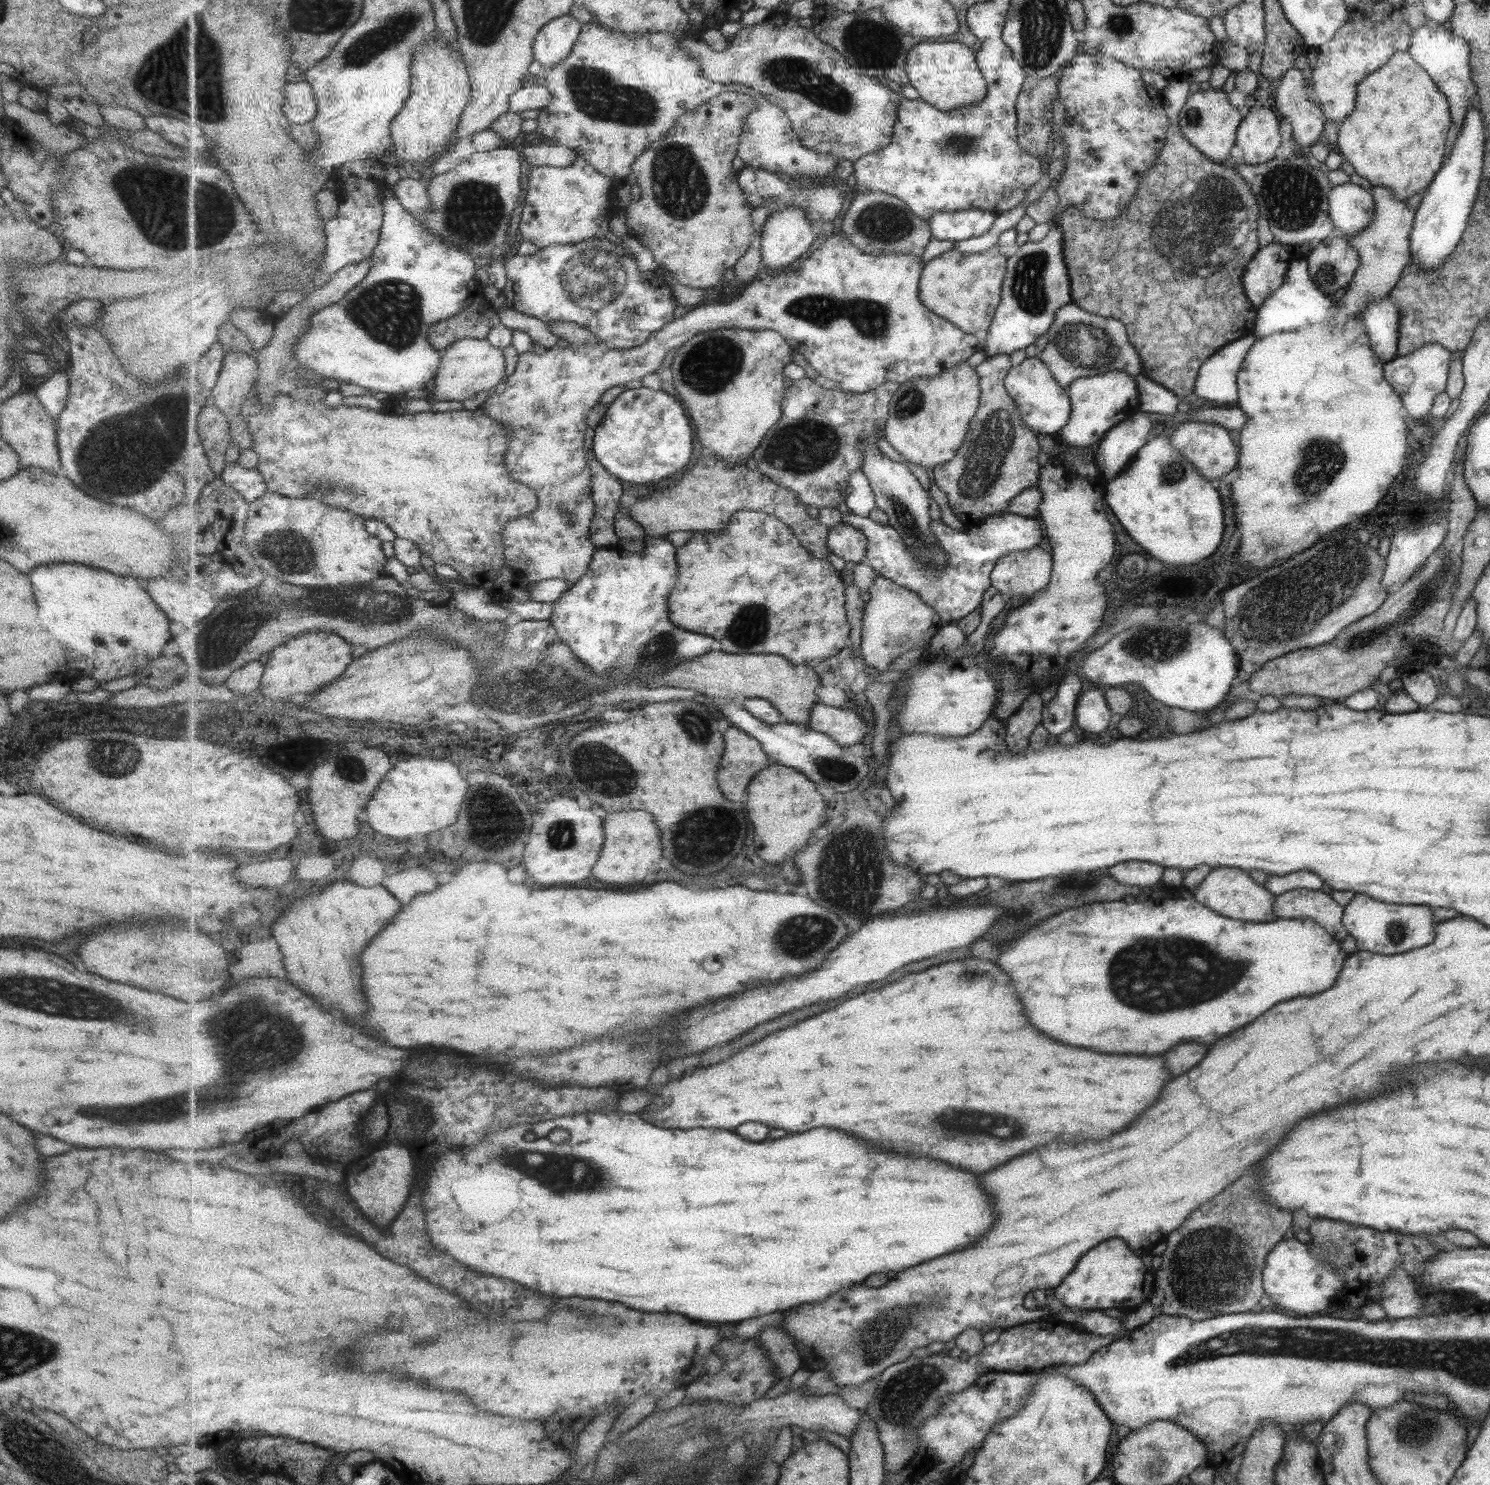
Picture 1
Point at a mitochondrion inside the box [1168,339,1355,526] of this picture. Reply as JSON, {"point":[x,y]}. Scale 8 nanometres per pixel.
{"point":[1320,462]}

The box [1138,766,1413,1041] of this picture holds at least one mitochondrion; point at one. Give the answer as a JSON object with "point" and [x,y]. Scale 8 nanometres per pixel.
{"point":[1397,932]}

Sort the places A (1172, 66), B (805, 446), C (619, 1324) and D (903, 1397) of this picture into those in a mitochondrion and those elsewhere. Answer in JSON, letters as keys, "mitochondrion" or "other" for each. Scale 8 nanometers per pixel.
{"A":"other","B":"mitochondrion","C":"mitochondrion","D":"mitochondrion"}

